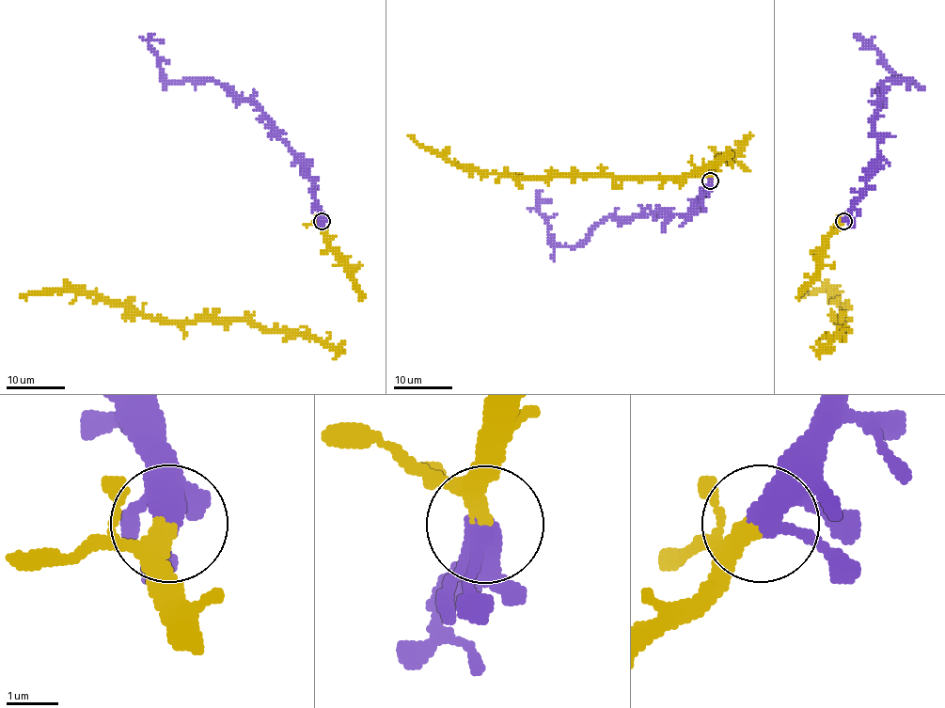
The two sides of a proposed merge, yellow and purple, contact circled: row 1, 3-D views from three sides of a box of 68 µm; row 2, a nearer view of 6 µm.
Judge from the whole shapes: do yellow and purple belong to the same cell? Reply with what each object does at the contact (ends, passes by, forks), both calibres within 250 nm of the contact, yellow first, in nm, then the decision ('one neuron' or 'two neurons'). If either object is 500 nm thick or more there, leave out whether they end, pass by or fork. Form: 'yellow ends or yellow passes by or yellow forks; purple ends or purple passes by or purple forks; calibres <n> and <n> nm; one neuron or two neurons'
yellow passes by; purple forks; calibres 240 and 340 nm; one neuron

